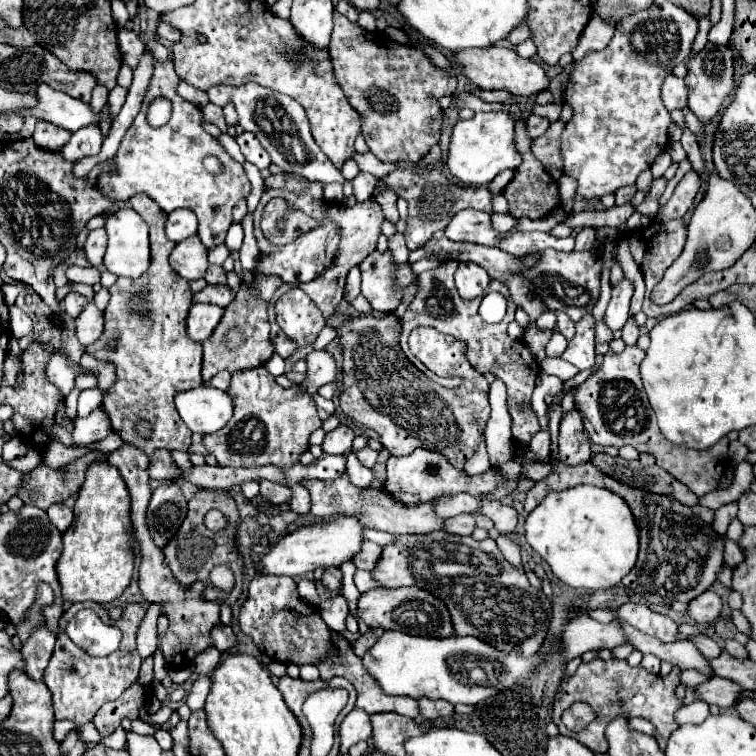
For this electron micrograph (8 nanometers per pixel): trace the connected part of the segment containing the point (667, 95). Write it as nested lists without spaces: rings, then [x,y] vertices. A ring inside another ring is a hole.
[[[667,76],[663,88],[663,102],[665,102],[665,108],[669,112],[673,110],[683,110],[687,108],[687,86],[683,82],[683,78],[677,78],[677,76]]]

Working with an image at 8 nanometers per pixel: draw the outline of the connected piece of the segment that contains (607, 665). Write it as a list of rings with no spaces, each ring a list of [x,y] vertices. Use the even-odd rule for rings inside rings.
[[[591,660],[587,664],[581,664],[575,672],[575,676],[559,686],[555,704],[553,704],[553,722],[557,724],[559,732],[565,736],[571,736],[575,740],[579,740],[581,744],[585,744],[589,750],[593,752],[607,752],[607,742],[605,742],[605,726],[617,718],[645,718],[655,726],[655,740],[659,744],[661,750],[665,750],[665,742],[669,740],[669,734],[673,734],[673,730],[677,730],[677,722],[673,720],[673,714],[683,706],[683,702],[675,696],[675,688],[679,686],[679,676],[681,672],[677,670],[677,666],[671,668],[671,672],[663,678],[659,674],[651,674],[641,665],[629,668],[629,664],[625,660]],[[573,702],[587,702],[597,718],[581,732],[571,732],[565,728],[565,724],[561,722],[561,714],[565,708],[569,708]]]

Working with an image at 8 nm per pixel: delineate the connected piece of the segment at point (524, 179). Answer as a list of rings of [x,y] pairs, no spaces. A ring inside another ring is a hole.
[[[509,104],[507,110],[515,116],[515,136],[517,136],[515,140],[517,140],[517,150],[523,156],[523,164],[521,164],[521,168],[515,170],[513,180],[503,190],[503,196],[509,202],[509,214],[513,218],[523,218],[523,216],[527,216],[527,218],[543,218],[543,216],[547,216],[549,212],[553,212],[555,208],[561,206],[559,188],[557,188],[557,182],[545,170],[545,166],[541,166],[541,162],[531,154],[531,142],[533,140],[529,138],[527,130],[525,130],[525,118],[521,114],[519,104]]]

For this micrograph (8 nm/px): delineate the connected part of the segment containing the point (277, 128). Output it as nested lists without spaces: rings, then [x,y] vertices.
[[[261,84],[213,86],[207,90],[207,94],[209,94],[209,100],[221,108],[225,104],[233,104],[239,114],[241,128],[247,132],[253,132],[259,138],[261,146],[271,154],[273,164],[277,164],[285,172],[293,172],[311,182],[321,182],[321,184],[331,184],[331,182],[343,184],[345,182],[343,174],[329,162],[329,158],[325,158],[321,148],[315,144],[305,110],[293,98],[281,92],[269,90]]]

